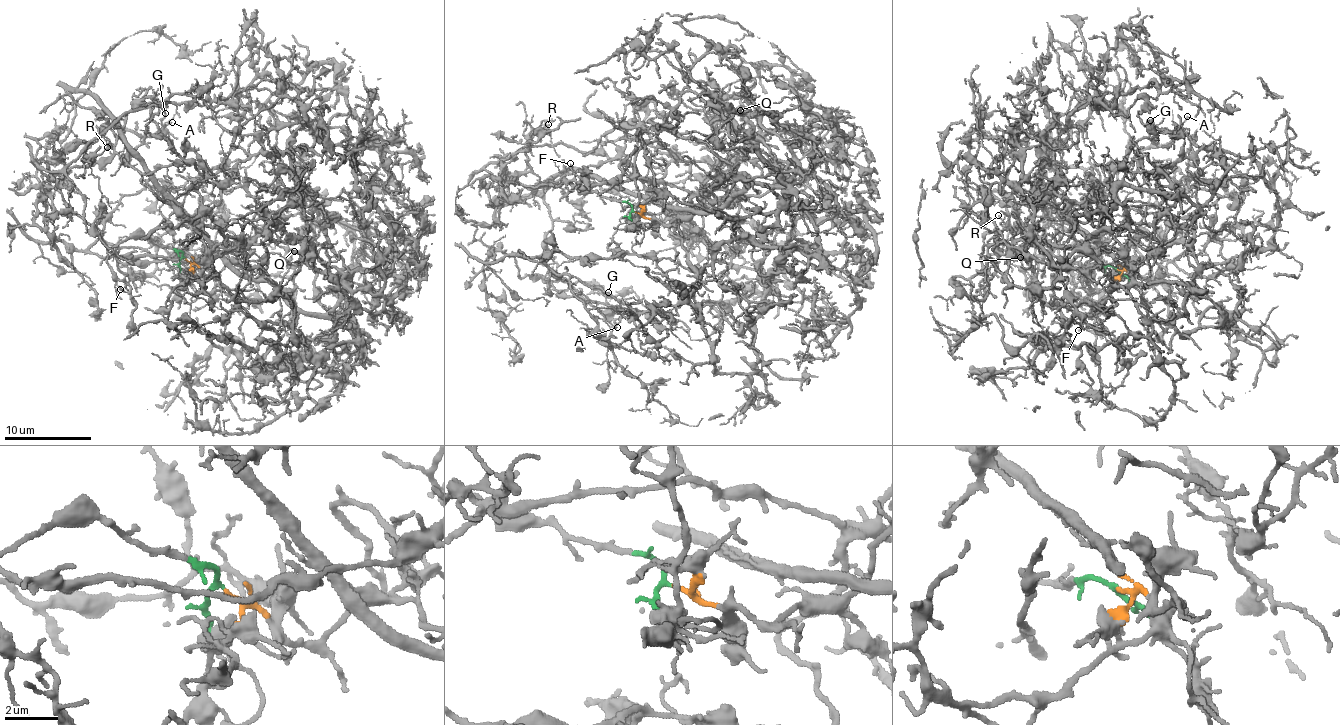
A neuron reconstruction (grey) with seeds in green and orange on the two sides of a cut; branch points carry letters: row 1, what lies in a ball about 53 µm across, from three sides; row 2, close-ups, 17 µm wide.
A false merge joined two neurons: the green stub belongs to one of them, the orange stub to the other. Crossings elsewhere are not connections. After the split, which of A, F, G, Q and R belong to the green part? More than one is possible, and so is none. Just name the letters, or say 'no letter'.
A, F, G, R

